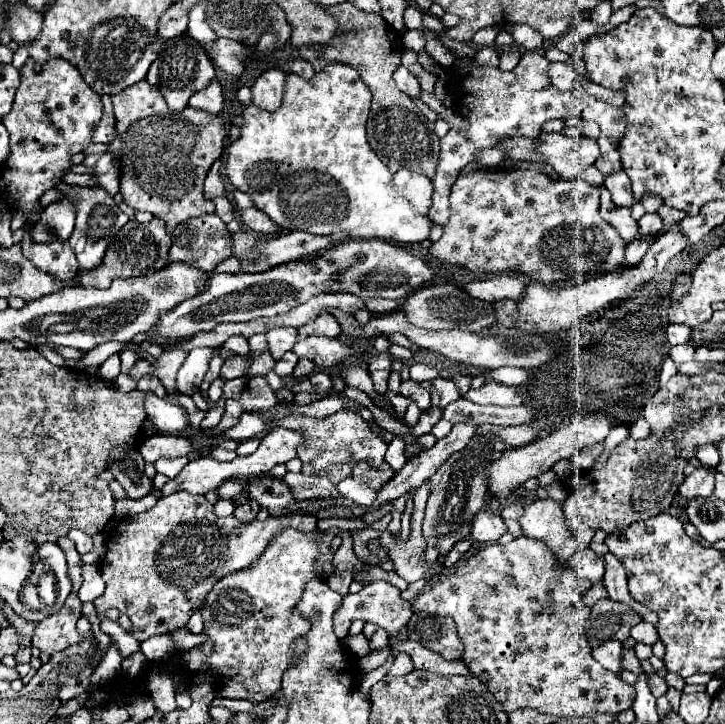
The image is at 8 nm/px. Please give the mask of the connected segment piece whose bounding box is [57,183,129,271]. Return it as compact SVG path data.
M59 183L57 189L61 193L67 193L67 197L79 197L77 223L75 223L75 231L69 239L69 245L75 251L77 261L79 261L79 271L89 271L89 269L99 267L103 263L103 257L105 257L105 251L107 251L111 239L129 221L129 217L115 205L115 201L111 197L107 197L107 193L103 193L103 189L97 189L95 193L91 193L85 187L81 189L81 187L65 185L65 183Z

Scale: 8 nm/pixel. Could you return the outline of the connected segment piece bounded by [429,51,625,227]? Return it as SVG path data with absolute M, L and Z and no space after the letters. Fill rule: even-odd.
M527 51L525 55L521 55L521 61L519 65L515 67L515 71L501 71L499 67L483 67L483 65L477 65L475 59L469 59L465 63L457 63L449 69L449 79L453 79L453 85L463 81L465 79L465 103L461 103L461 97L459 97L459 109L457 113L469 121L469 125L465 129L449 129L449 133L445 137L441 137L441 153L439 153L439 161L437 161L437 171L435 175L431 177L433 181L433 201L431 201L431 207L429 207L429 217L435 225L445 225L449 221L449 189L451 185L457 181L457 177L461 175L461 169L469 163L475 161L475 155L487 147L497 147L501 141L509 139L509 137L529 137L529 139L537 139L539 133L541 133L541 127L543 123L551 121L551 119L567 119L571 115L575 117L581 117L581 119L593 119L599 127L601 127L601 133L615 139L615 141L621 141L621 137L625 135L625 113L619 109L619 107L611 107L611 105L605 105L601 101L597 101L595 97L589 97L585 91L571 91L571 93L561 93L559 89L555 89L551 85L551 79L547 75L547 69L549 69L549 61L541 55L541 53L535 53L535 51Z

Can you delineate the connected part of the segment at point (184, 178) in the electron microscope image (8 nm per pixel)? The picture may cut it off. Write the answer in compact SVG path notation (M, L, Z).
M145 79L123 93L117 93L113 99L113 111L117 117L115 139L107 145L107 153L111 153L121 171L121 195L123 201L135 211L149 211L155 217L167 223L169 233L183 221L191 217L201 217L215 211L215 205L203 197L203 181L211 165L221 157L225 145L225 121L219 115L209 115L197 109L183 109L179 113L171 111L163 101L163 95L149 85Z

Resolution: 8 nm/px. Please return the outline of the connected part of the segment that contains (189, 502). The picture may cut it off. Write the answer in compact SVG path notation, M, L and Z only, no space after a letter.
M179 491L169 497L159 497L155 507L135 517L121 519L115 531L109 535L107 555L99 563L107 587L105 593L95 601L97 613L105 613L109 607L119 609L131 619L131 635L139 641L145 641L161 633L171 633L173 629L187 625L189 617L205 605L207 593L219 579L223 579L227 573L247 569L255 561L259 561L267 545L271 543L271 537L279 535L287 527L315 531L317 517L311 517L311 513L291 513L291 517L267 517L265 521L243 523L233 515L229 517L215 515L213 505L203 495L191 495Z

